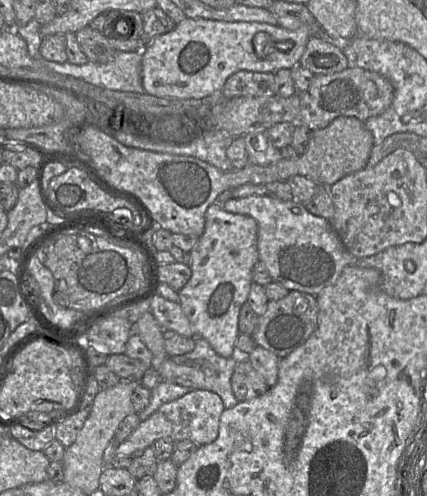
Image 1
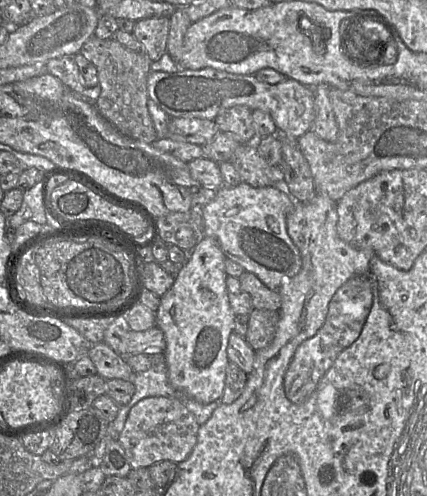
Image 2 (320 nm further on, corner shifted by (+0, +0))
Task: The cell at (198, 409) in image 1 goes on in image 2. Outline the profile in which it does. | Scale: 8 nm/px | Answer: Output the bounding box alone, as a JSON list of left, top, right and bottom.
[117,397,199,469]

